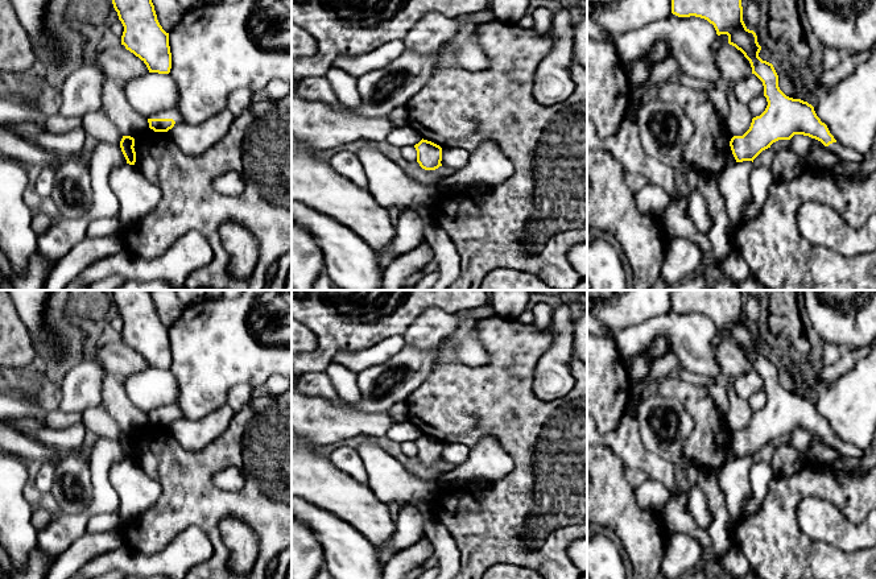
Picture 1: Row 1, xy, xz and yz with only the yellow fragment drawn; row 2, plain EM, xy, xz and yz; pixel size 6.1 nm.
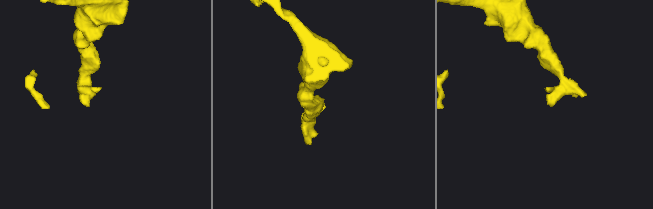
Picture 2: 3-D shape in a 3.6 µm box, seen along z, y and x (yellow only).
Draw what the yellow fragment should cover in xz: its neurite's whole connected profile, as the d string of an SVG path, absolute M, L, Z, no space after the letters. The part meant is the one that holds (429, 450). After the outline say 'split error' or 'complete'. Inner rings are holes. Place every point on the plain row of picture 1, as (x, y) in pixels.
M421 435L414 441L417 446L417 458L425 466L435 466L442 462L442 443L431 437Z; complete

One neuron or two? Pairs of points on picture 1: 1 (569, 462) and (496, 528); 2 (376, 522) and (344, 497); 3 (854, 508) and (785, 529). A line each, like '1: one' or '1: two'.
1: one
2: one
3: one

